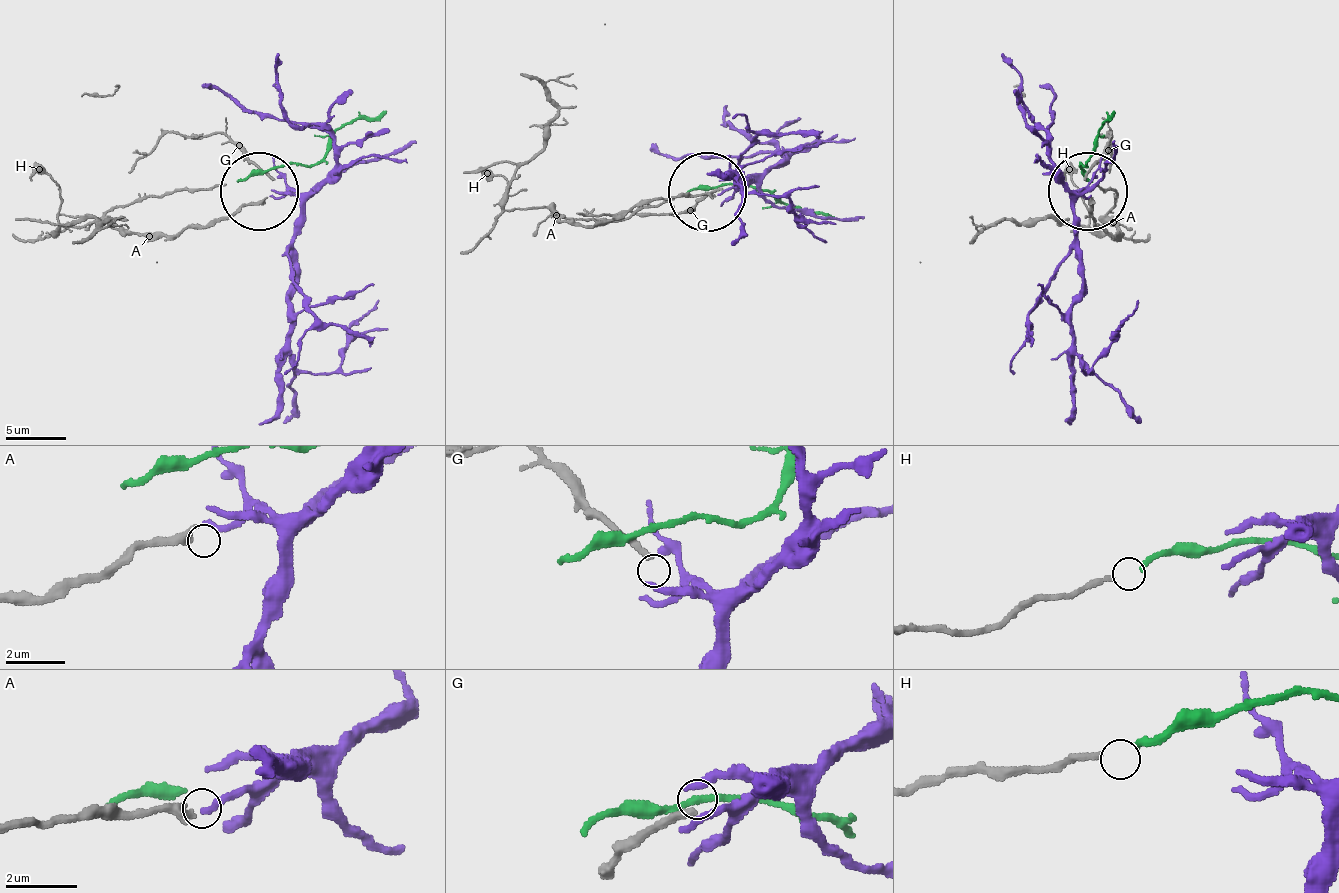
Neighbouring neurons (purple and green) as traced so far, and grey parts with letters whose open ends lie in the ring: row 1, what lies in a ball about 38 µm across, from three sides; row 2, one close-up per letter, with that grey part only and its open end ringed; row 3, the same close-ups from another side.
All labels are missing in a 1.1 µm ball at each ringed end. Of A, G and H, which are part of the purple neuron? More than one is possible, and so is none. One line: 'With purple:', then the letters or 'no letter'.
With purple: A

